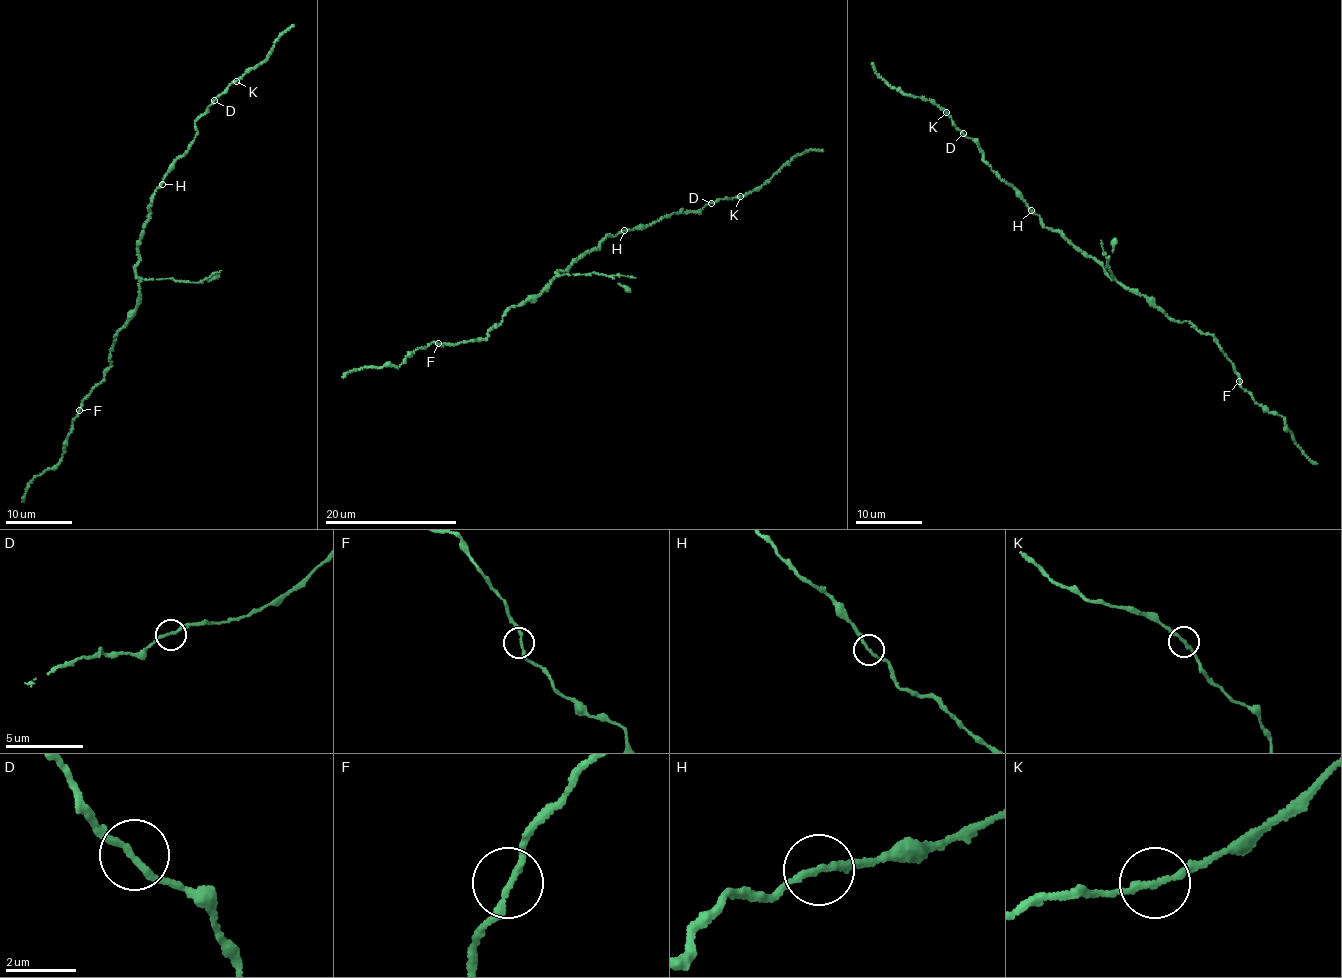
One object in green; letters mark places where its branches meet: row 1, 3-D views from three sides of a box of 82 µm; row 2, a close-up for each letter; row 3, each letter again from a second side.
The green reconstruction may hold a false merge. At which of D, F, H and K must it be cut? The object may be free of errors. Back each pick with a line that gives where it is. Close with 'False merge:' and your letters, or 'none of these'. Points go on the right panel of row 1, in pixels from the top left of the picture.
False merge: none of these

